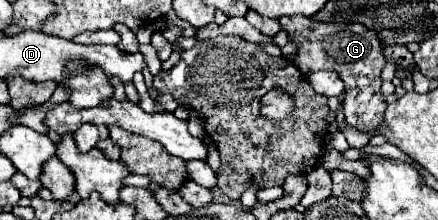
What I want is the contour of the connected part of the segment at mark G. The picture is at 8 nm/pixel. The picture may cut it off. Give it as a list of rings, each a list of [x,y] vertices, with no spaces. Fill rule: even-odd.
[[[280,17],[278,19],[282,29],[288,33],[290,41],[298,45],[298,53],[294,61],[298,63],[302,73],[312,73],[312,71],[336,71],[340,79],[344,81],[344,99],[348,105],[344,105],[344,117],[346,123],[356,127],[358,131],[372,131],[378,127],[384,119],[384,109],[386,101],[380,91],[382,79],[380,71],[384,67],[384,53],[382,53],[382,43],[376,37],[374,31],[366,29],[362,23],[356,25],[356,29],[342,29],[340,25],[334,23],[322,23],[314,21],[310,17]]]

